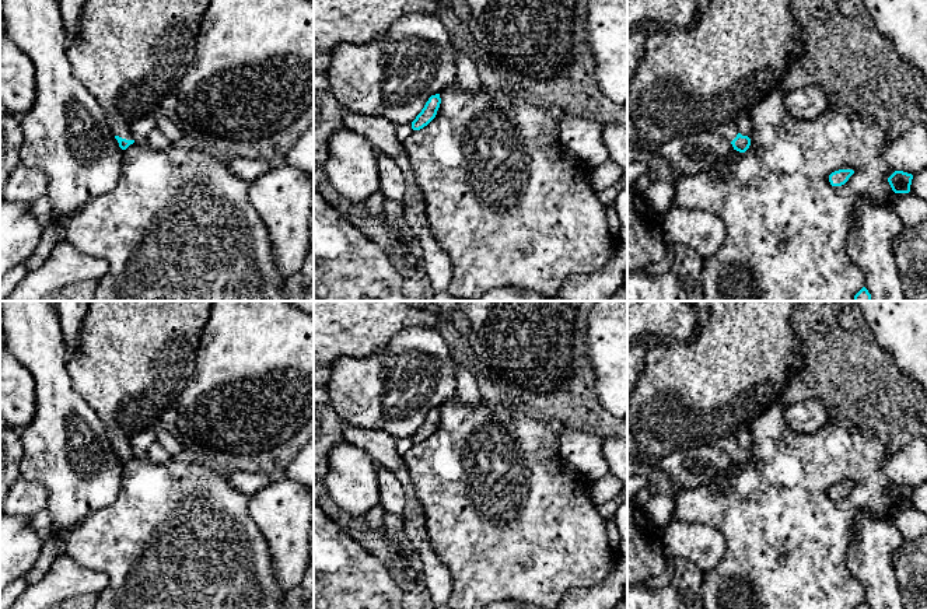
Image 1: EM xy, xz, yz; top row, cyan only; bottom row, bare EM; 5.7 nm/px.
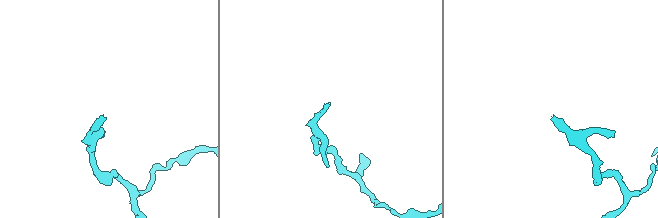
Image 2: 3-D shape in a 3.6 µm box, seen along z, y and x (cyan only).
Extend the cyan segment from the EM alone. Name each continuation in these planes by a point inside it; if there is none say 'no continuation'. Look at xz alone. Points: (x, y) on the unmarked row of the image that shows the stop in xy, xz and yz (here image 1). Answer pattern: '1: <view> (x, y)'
no continuation

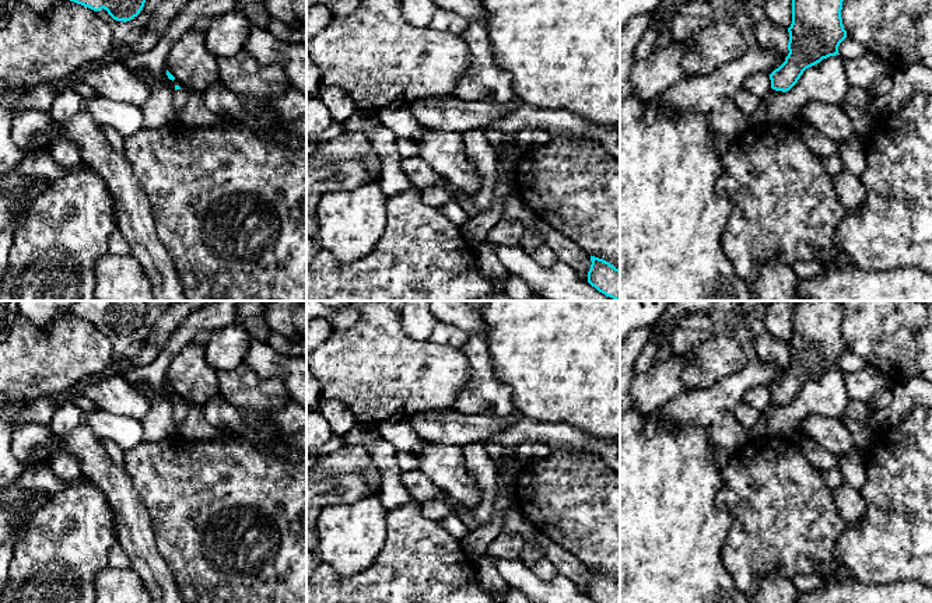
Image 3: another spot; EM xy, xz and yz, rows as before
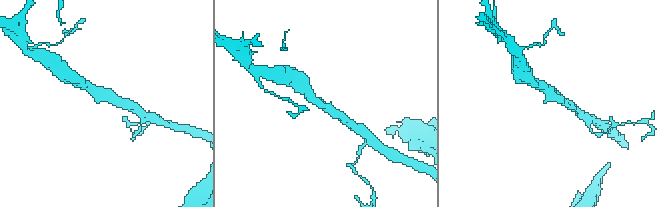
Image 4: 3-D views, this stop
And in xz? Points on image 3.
no continuation

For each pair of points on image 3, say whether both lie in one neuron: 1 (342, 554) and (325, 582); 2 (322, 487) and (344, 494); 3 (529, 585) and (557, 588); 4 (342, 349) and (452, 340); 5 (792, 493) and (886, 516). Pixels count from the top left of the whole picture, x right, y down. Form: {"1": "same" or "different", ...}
{"1": "different", "2": "same", "3": "same", "4": "different", "5": "different"}

